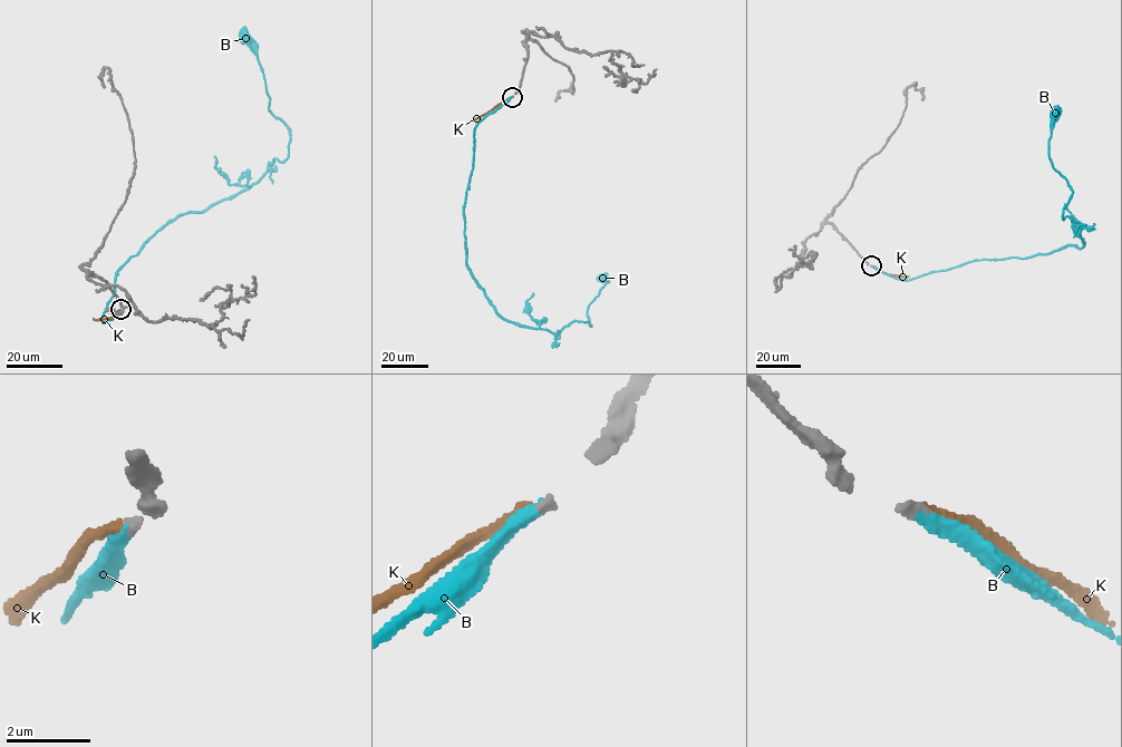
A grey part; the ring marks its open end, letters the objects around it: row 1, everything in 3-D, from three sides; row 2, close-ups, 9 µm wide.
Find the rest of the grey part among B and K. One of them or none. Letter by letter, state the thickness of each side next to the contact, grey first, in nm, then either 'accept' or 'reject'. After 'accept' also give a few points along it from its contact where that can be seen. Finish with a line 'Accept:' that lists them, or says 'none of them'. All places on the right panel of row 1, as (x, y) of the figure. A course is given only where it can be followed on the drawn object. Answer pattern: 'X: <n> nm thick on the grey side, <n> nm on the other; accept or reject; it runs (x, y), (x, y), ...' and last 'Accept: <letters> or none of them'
B: 200 nm thick on the grey side, 320 nm on the other; accept; it runs (871, 265), (909, 280), (974, 261), (1081, 249), (1082, 224), (1062, 217), (1072, 192), (1048, 157), (1056, 115)
K: 200 nm thick on the grey side, 280 nm on the other; reject
Accept: B

